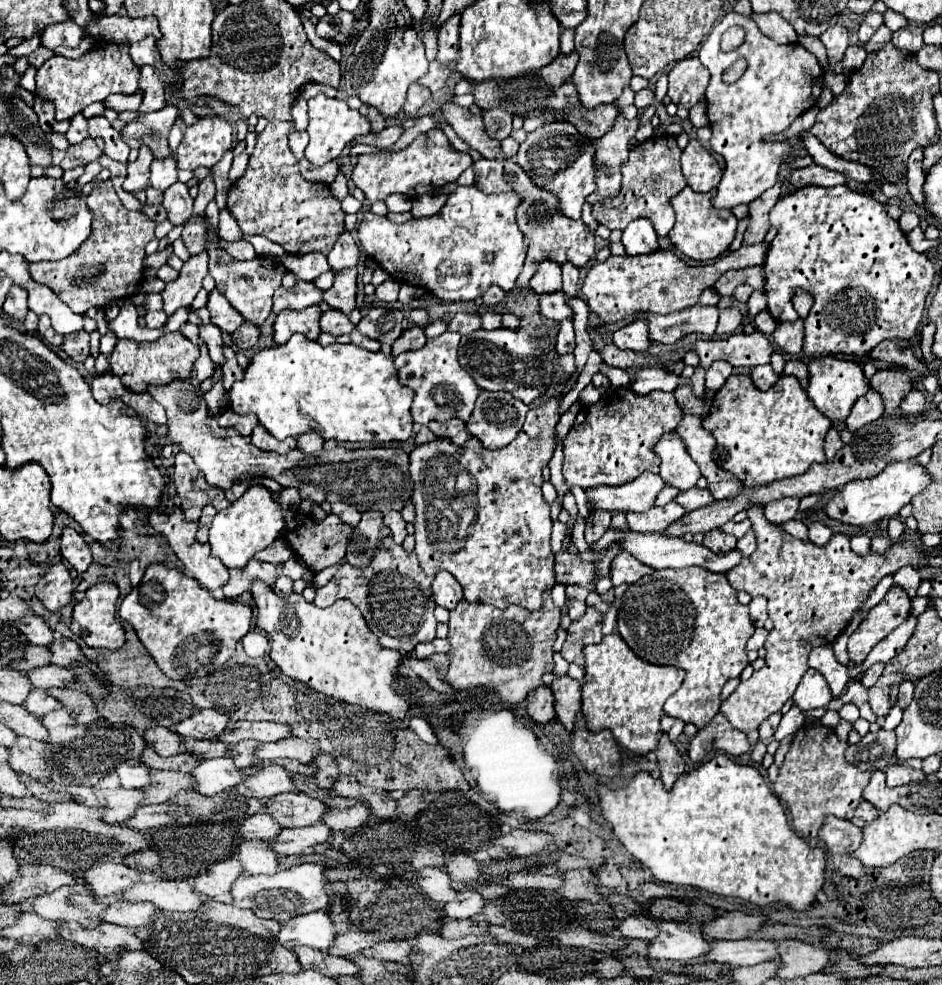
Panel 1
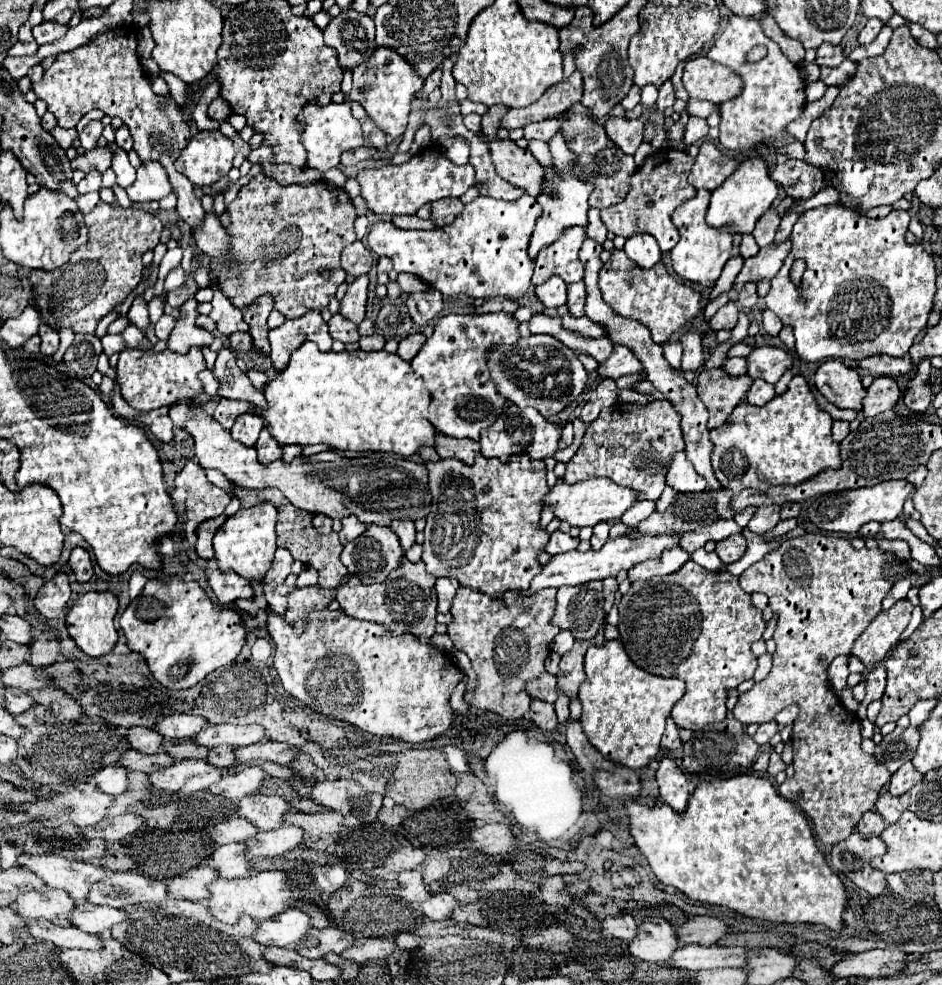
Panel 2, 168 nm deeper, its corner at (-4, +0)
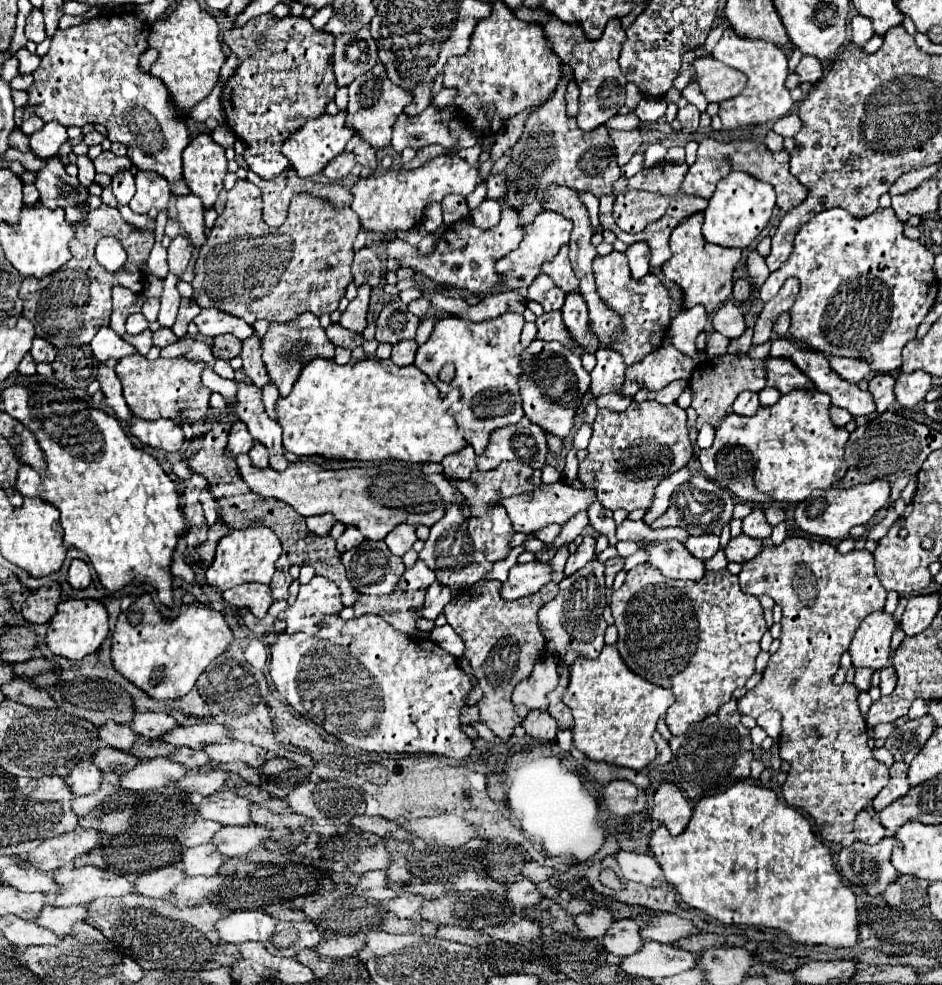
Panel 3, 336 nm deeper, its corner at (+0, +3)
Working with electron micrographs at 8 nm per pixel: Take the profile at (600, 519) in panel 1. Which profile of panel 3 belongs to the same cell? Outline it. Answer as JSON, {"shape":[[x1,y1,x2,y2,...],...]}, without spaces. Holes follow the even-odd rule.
{"shape":[[583,536,583,542,579,544,577,552,571,554,567,564,565,564,565,576,571,576,573,572,583,568,593,558,595,558,595,538,593,536]]}

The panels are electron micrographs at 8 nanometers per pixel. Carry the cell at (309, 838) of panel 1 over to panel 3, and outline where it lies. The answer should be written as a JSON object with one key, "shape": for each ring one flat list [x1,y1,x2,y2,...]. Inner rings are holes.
{"shape":[[255,824,245,828,225,826,221,832,213,836,213,844,225,856,245,858,247,852,263,846,263,842,267,842,269,836,271,836,271,828,265,828,265,826,255,826]]}

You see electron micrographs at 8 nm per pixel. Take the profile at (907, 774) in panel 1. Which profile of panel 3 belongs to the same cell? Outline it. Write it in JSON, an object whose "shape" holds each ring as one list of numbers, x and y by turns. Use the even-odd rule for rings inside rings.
{"shape":[[895,762,891,766,891,780,889,784,877,794,877,798,873,800,873,808,879,812,885,806,889,806,891,802,895,802,897,798,905,796,909,790,909,782,907,782,907,764,905,762]]}

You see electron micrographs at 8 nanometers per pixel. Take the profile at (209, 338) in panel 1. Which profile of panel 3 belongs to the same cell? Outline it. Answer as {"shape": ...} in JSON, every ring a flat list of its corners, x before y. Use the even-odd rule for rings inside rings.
{"shape":[[235,380,235,384,237,384,235,396,237,400,229,402,227,406,239,420,247,424,251,436,271,450,269,466,275,468,277,472,283,472,289,462,285,458,285,450,281,444,281,426,265,412,259,388,253,388,245,380]]}

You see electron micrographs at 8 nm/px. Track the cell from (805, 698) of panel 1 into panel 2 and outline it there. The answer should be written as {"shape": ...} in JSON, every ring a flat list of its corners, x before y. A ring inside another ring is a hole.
{"shape":[[791,703,791,705,789,705,789,707,785,707,783,711,779,711,779,713,775,715,775,721,777,721,777,725,779,725,779,731,783,731,783,727,791,725,791,723,793,723,793,719,797,717,797,713,799,713,797,703]]}

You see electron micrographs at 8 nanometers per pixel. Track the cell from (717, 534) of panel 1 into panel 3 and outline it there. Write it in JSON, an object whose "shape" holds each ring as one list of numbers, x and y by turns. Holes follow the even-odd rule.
{"shape":[[741,534,737,538,731,538,723,552,725,552,725,556,727,556,729,562,741,562,743,564,743,562,755,558,761,552,761,548,763,548,761,540,753,540,749,536]]}

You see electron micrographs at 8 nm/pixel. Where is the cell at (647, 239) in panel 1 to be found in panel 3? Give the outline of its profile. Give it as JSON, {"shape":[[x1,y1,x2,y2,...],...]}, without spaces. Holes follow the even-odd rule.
{"shape":[[645,242,631,244,625,254,627,254,627,258,629,258,631,276,633,276,635,280,639,280,641,276,645,276,645,274,649,272,649,246,645,246]]}

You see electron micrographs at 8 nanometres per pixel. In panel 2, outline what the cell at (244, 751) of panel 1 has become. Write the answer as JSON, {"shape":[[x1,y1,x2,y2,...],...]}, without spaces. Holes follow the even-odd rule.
{"shape":[[215,747,215,749,209,749,209,757,207,757,207,763,211,763,213,767,233,767,235,765,235,755,233,755,233,749,235,747]]}

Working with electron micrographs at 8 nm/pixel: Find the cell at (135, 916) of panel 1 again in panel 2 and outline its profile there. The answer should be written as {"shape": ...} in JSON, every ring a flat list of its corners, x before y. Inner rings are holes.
{"shape":[[83,903,83,905,75,907,73,915,69,915,69,921,79,931,85,931,91,935,101,935,111,925,119,923,121,917,125,919,125,911,101,907,101,905,93,905,93,903]]}

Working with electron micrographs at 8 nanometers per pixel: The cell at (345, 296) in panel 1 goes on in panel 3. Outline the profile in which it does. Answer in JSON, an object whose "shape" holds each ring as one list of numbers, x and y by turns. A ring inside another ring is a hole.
{"shape":[[361,284,357,290,359,290,359,292,357,292,357,298,349,302,347,310,341,314,339,324,341,324,343,328,347,328,347,330,363,332,363,328,367,326,365,316,367,316,367,306,369,306,369,292,371,292,371,288,369,288,369,284,367,284,367,286]]}

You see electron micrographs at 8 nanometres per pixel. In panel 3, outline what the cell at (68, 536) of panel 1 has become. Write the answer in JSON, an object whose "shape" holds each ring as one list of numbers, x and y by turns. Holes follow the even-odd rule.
{"shape":[[73,560,69,566,69,584,73,588,85,588,91,582,91,572,87,562,83,560]]}

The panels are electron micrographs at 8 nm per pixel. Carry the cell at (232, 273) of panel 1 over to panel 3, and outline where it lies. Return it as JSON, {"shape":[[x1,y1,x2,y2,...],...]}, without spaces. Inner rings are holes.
{"shape":[[257,334,249,336,243,342,243,350,241,350,241,358,243,358,243,368,247,372,247,376,253,380,255,386,265,386,269,382,269,376,265,372,265,364,261,360,261,338]]}

